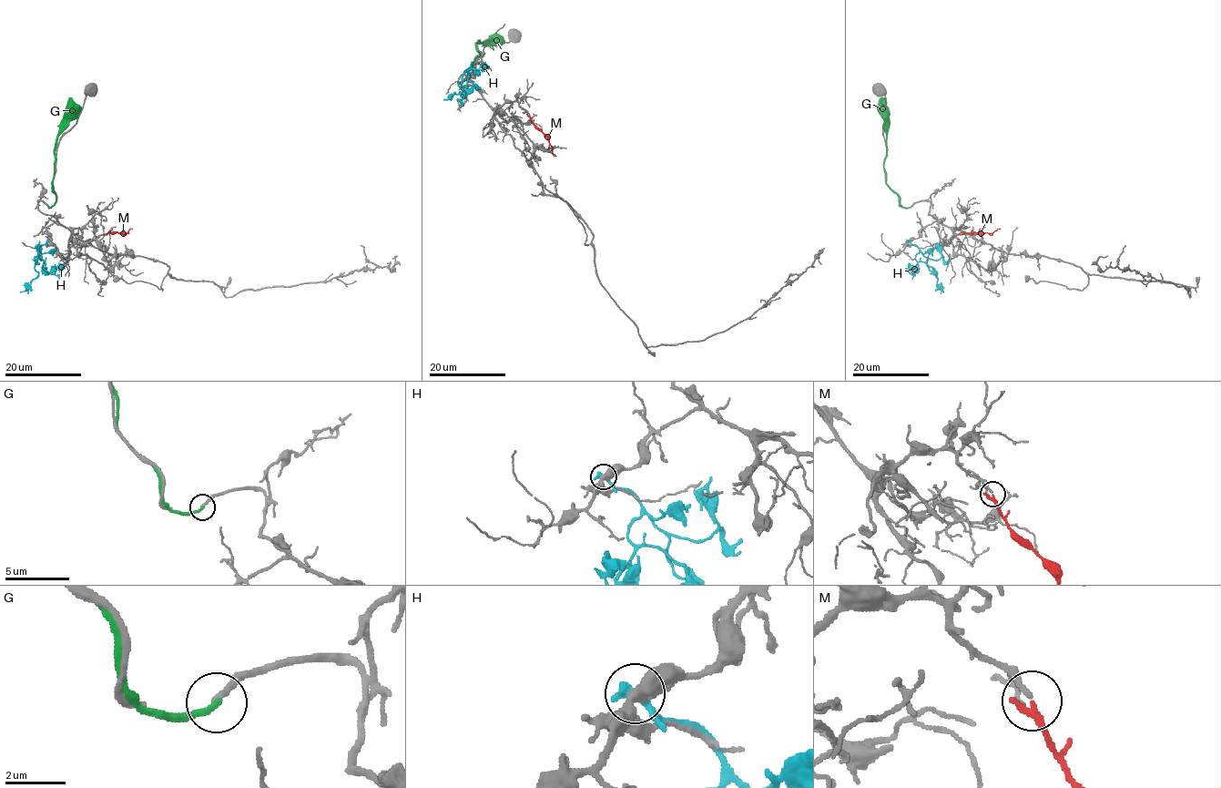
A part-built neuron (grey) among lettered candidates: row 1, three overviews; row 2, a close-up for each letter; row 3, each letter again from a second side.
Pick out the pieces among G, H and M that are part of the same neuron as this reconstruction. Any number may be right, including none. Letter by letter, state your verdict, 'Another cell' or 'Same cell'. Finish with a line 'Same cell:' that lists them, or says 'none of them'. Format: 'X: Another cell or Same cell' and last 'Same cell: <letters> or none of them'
G: Another cell
H: Another cell
M: Same cell
Same cell: M

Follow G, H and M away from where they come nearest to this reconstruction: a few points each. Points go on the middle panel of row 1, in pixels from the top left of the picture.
G: (472, 67), (479, 55), (478, 40), (478, 44), (492, 42), (495, 38)
H: (471, 65), (462, 74), (462, 82), (458, 85), (462, 91), (443, 100)
M: (529, 114), (555, 157)

